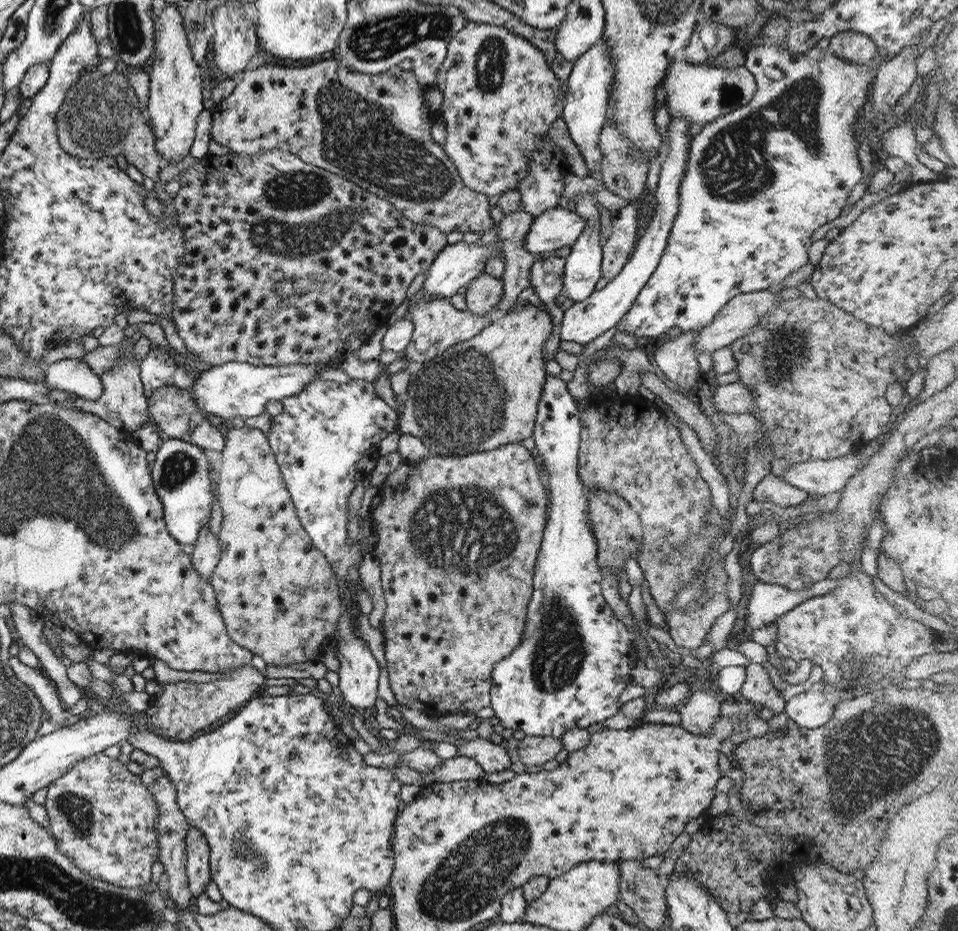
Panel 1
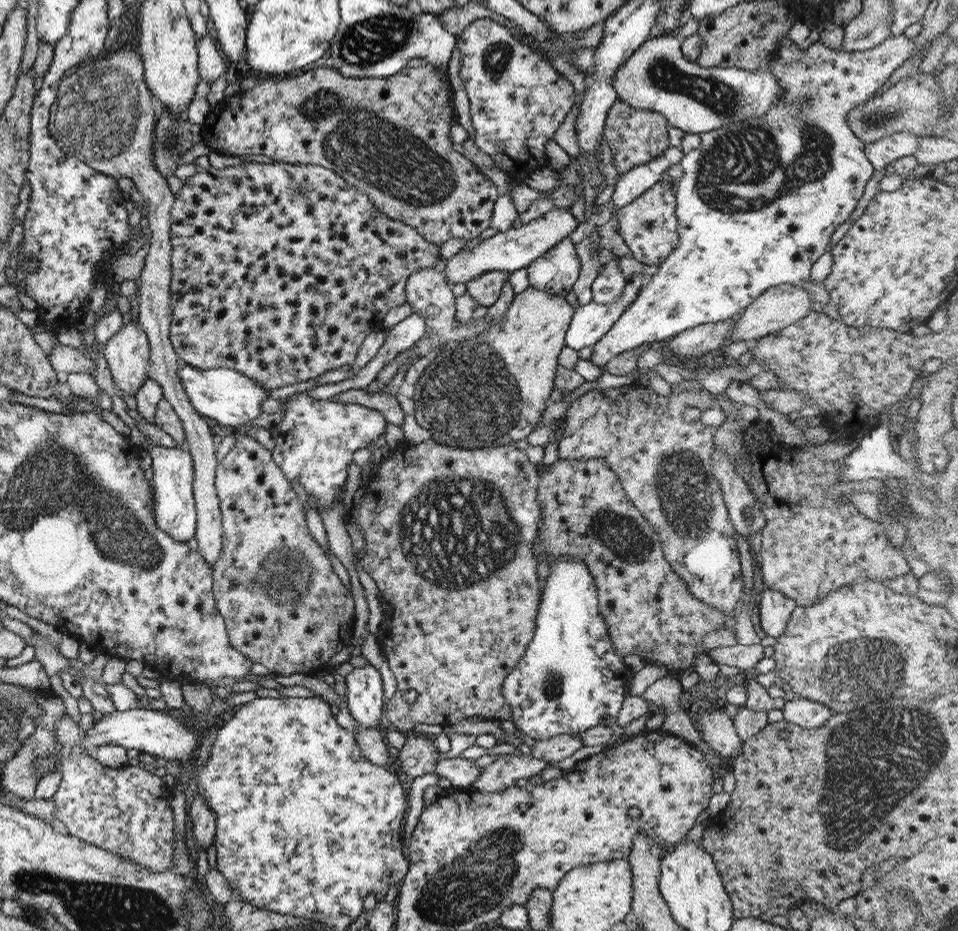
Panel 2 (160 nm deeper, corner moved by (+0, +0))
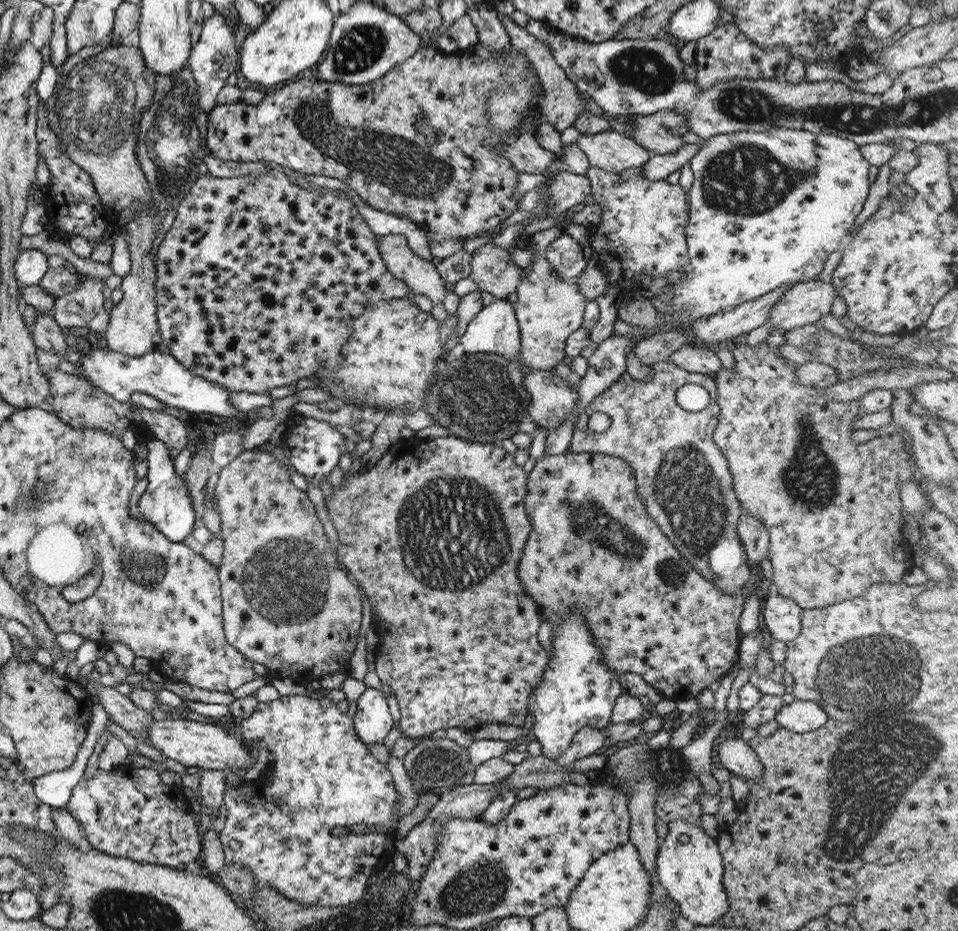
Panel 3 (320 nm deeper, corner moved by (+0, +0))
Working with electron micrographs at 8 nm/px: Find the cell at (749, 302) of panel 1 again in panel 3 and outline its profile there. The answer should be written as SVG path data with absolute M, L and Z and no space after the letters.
M817 278L795 283L772 306L765 323L771 330L775 327L788 331L819 321L821 316L830 314L835 293L832 283Z

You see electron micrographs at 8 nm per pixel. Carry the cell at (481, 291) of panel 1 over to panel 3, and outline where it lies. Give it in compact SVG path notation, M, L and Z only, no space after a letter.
M487 243L471 254L467 275L479 287L479 292L489 292L494 301L505 299L516 290L522 272L505 251L507 247L497 248Z

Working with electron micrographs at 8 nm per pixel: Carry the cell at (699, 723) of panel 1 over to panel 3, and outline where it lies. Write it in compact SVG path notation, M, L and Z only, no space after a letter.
M739 736L718 739L716 745L721 768L731 772L731 775L740 776L744 781L762 778L762 764L758 761L756 752Z

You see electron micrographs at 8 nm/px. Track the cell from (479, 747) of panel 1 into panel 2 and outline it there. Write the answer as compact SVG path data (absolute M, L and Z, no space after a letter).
M510 753L495 755L495 758L482 767L479 778L471 783L471 787L478 792L501 792L514 785L519 778L527 779L545 768L556 766L555 763L548 763L531 755Z

